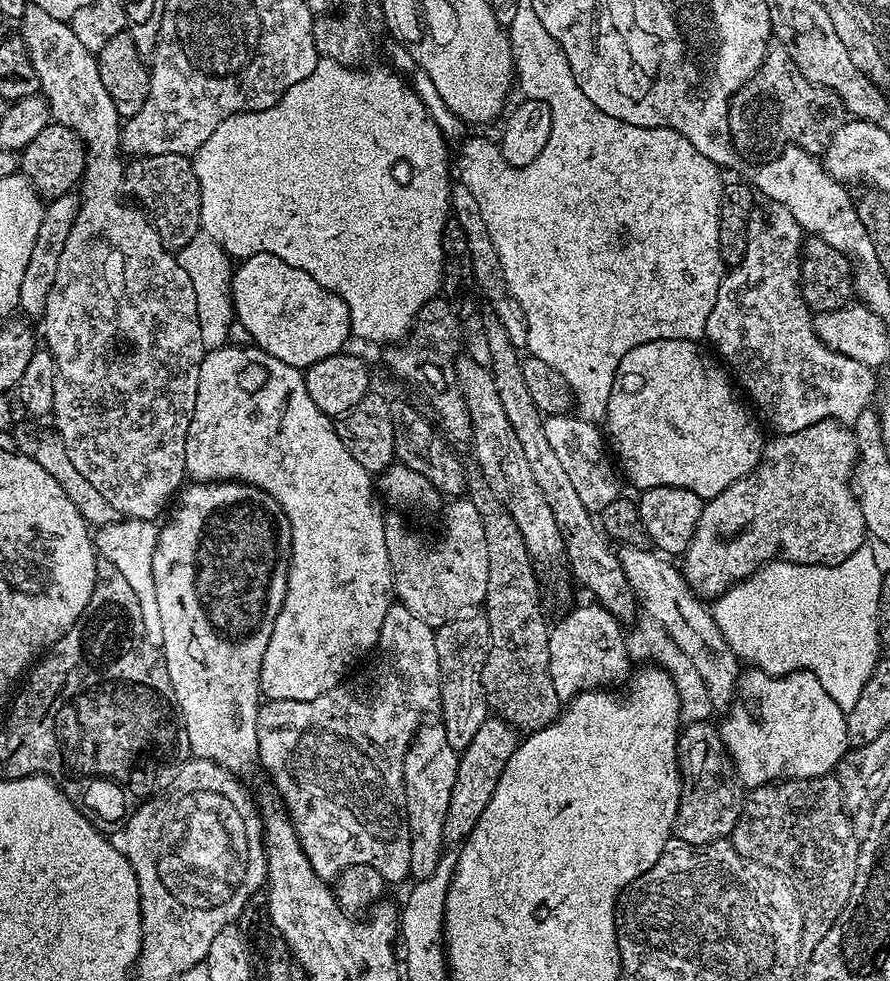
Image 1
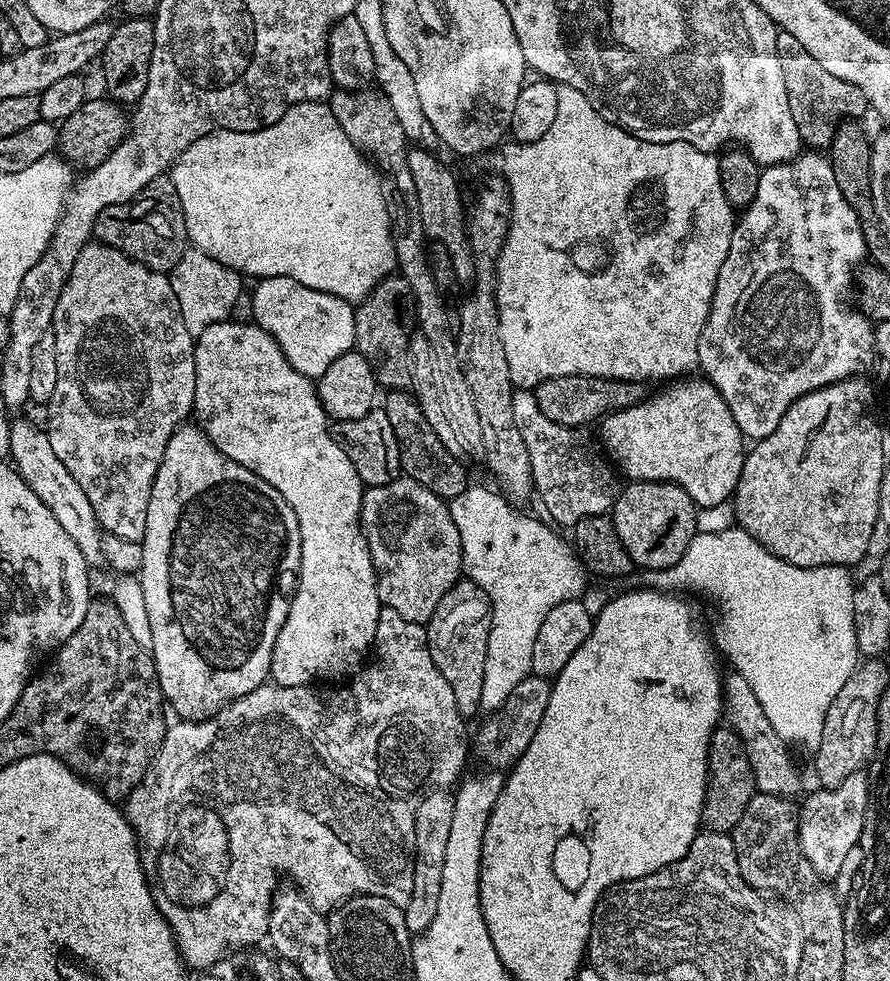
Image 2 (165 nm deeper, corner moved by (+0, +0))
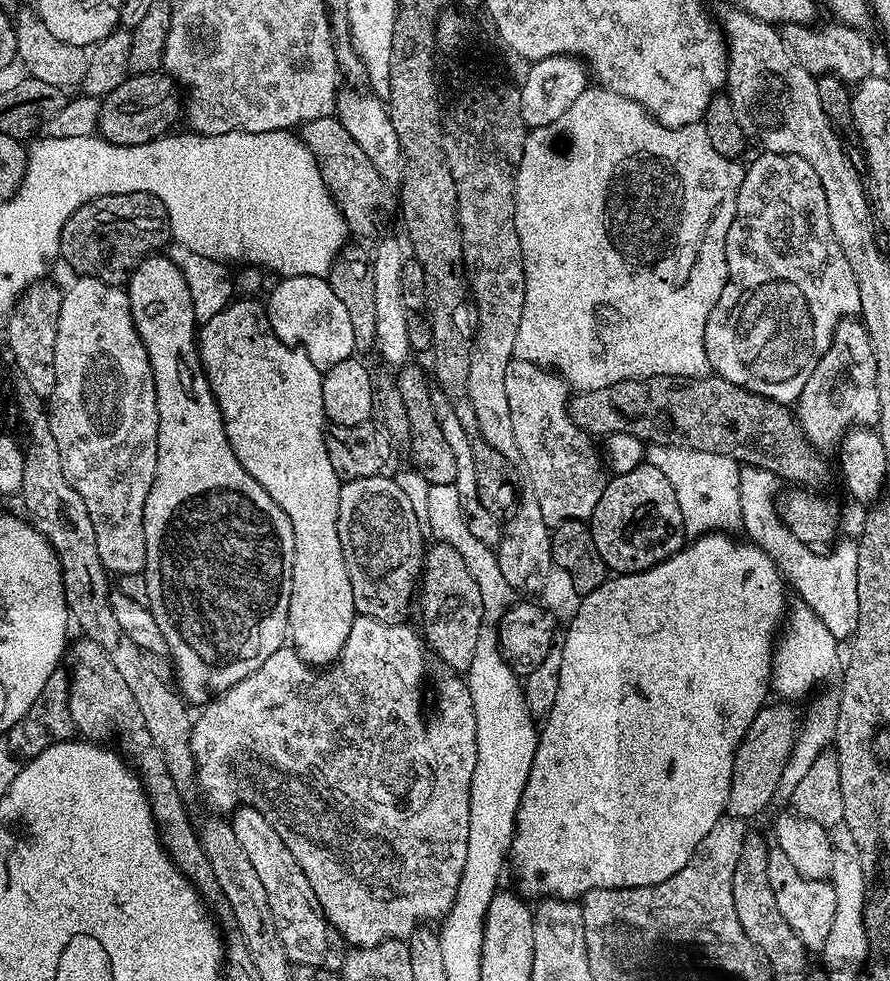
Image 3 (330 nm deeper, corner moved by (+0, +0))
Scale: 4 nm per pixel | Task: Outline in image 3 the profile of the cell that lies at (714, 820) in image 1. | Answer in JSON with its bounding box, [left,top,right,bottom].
[727,703,798,818]

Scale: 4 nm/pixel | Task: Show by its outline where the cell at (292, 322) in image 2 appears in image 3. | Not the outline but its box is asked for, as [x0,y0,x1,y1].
[267,276,356,370]

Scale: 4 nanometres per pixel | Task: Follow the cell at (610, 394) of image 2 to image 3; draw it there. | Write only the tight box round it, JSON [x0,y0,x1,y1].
[568,374,834,486]

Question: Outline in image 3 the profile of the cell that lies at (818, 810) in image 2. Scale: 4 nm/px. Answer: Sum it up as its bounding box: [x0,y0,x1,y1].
[766,854,838,950]

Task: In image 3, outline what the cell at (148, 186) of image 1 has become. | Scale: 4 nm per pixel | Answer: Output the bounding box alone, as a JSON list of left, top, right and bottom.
[60,192,169,286]

